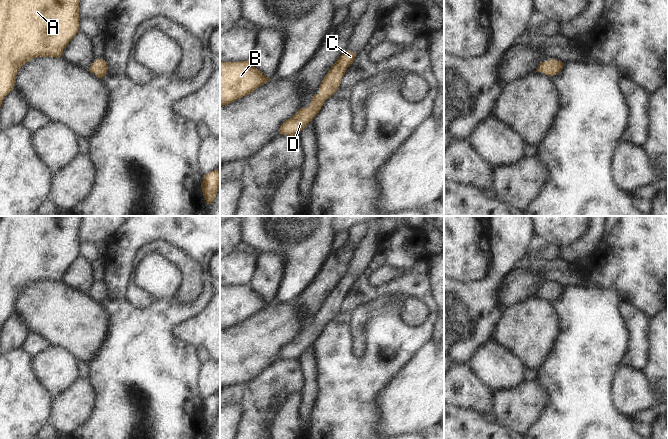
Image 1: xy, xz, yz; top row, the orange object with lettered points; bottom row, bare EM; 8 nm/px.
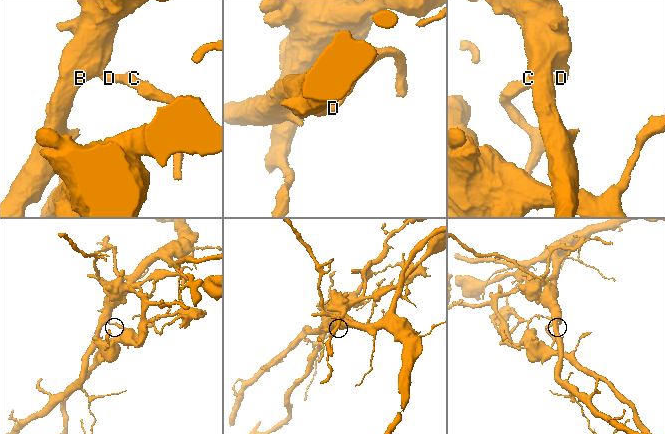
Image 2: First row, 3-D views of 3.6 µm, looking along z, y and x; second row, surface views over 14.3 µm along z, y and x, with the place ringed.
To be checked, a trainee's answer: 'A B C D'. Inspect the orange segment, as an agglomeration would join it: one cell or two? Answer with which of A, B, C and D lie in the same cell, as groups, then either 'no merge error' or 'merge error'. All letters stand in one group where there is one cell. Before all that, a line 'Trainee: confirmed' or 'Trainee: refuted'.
Trainee: confirmed
A B C D | no merge error

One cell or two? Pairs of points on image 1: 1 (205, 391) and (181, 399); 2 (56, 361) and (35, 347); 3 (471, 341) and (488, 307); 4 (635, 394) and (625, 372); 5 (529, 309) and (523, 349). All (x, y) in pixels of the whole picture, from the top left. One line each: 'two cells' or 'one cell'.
1: two cells
2: two cells
3: one cell
4: one cell
5: one cell

